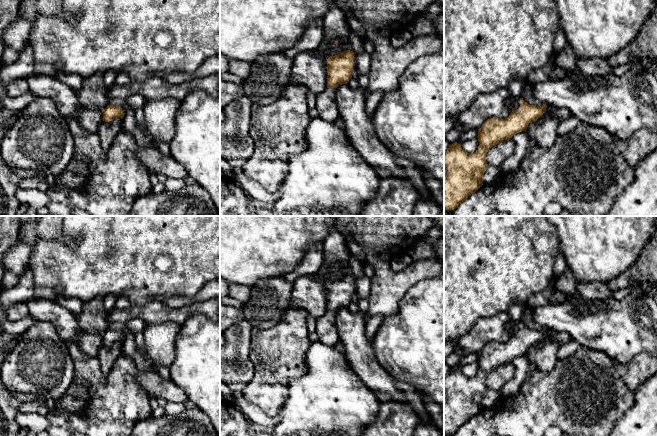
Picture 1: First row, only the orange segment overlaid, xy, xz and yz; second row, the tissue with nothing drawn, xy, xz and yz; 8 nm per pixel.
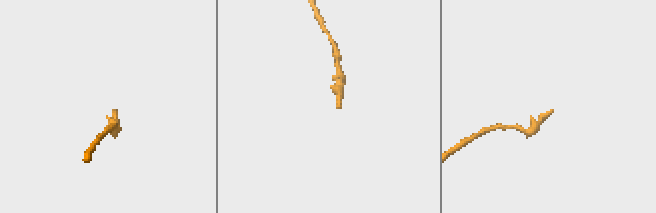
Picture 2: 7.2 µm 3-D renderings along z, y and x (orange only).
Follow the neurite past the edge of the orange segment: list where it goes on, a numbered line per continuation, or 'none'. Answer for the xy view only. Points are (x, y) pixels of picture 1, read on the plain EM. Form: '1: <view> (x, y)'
1: xy (93, 318)

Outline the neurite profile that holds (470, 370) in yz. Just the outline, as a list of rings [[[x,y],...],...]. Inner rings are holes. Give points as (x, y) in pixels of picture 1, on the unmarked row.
[[[473,362],[467,365],[464,365],[461,368],[461,371],[464,375],[466,375],[467,377],[474,377],[476,376],[476,374],[478,373],[479,370],[479,366],[478,366],[478,362]]]

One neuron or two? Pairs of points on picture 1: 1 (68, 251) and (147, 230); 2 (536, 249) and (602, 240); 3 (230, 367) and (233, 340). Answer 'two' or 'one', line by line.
1: one
2: two
3: one

